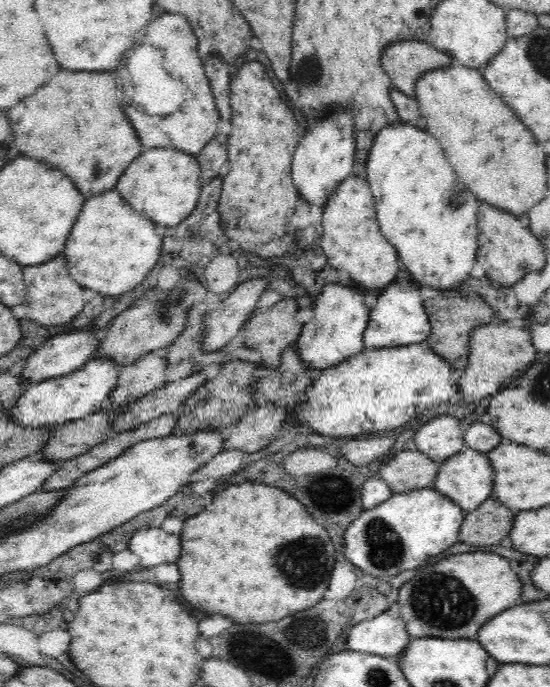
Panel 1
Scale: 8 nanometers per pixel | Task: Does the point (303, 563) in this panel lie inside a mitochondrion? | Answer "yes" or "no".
yes

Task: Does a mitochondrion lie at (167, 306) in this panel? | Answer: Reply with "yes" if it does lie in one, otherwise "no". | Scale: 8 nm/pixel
yes

